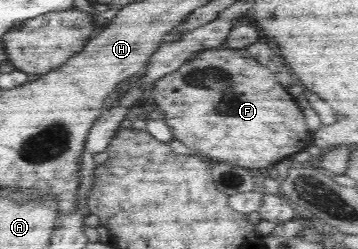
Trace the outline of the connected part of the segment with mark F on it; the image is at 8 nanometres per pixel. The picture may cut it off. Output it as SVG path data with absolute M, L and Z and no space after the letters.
M221 47L204 49L192 55L173 73L164 75L161 79L154 81L150 88L151 101L157 105L159 111L163 111L165 114L164 120L173 133L173 139L185 143L187 147L191 149L193 155L205 159L205 161L213 161L213 159L215 159L215 161L226 161L227 163L238 165L239 167L245 167L252 172L257 172L257 170L263 167L281 164L285 159L293 155L293 153L303 151L313 141L312 131L309 130L309 126L305 123L302 109L293 101L295 98L287 93L288 89L279 82L279 78L271 70L261 65L254 57L249 56L243 48L230 49Z

